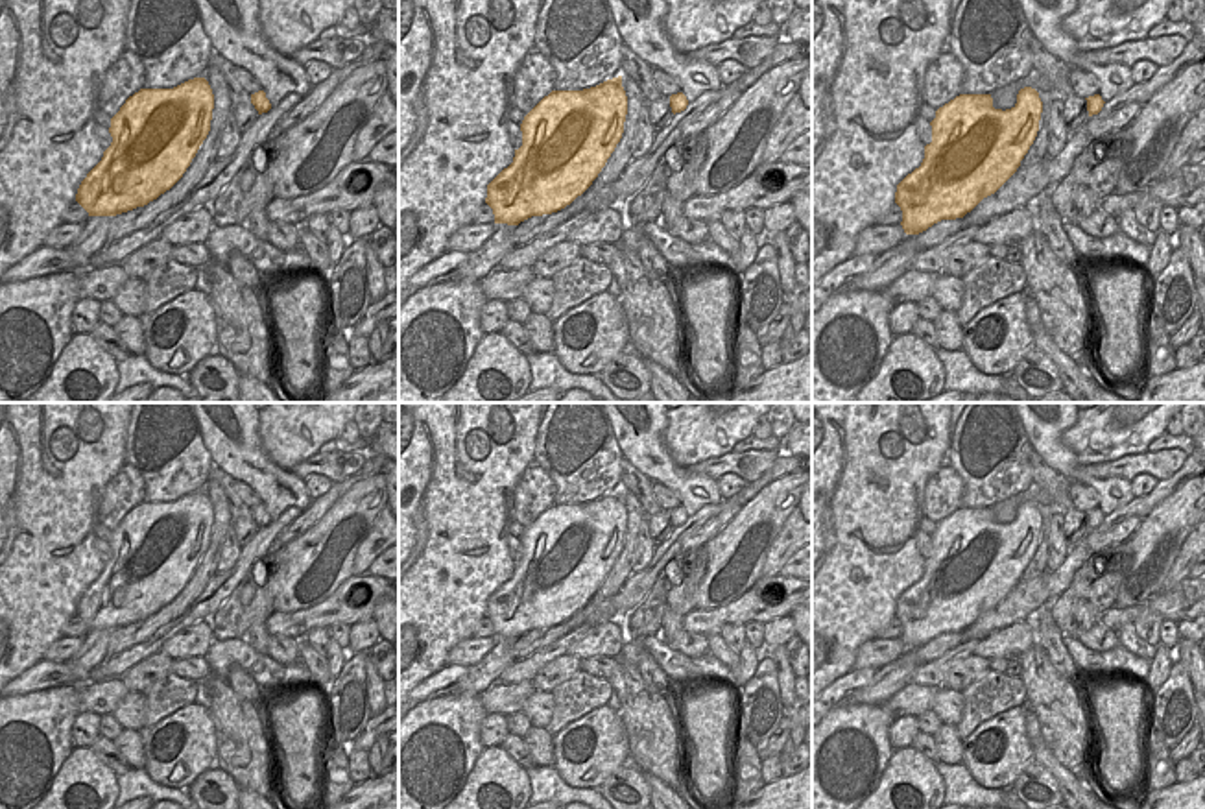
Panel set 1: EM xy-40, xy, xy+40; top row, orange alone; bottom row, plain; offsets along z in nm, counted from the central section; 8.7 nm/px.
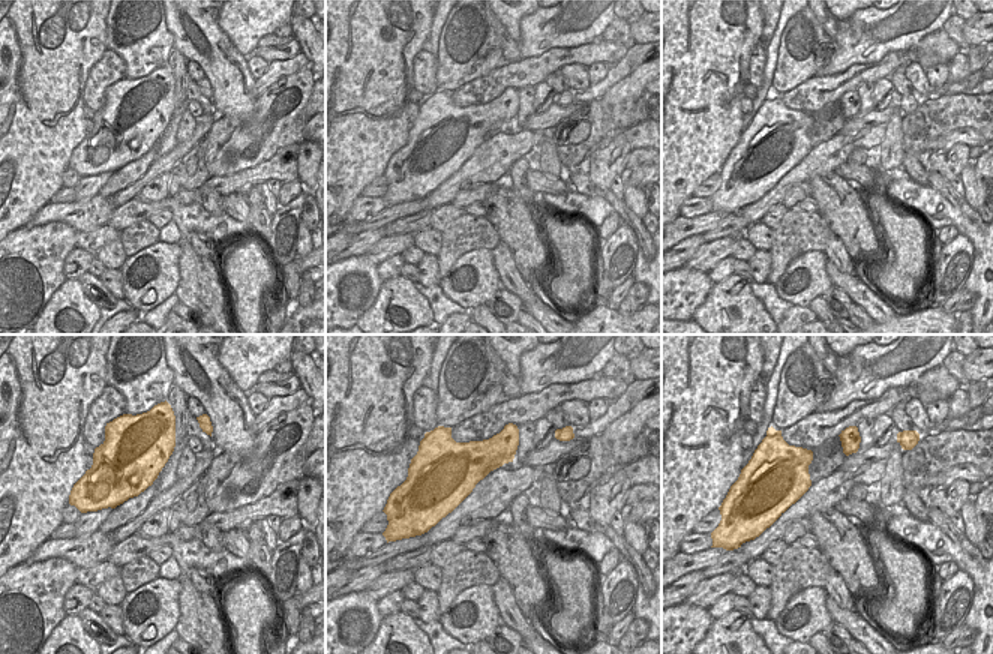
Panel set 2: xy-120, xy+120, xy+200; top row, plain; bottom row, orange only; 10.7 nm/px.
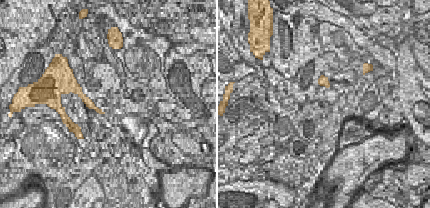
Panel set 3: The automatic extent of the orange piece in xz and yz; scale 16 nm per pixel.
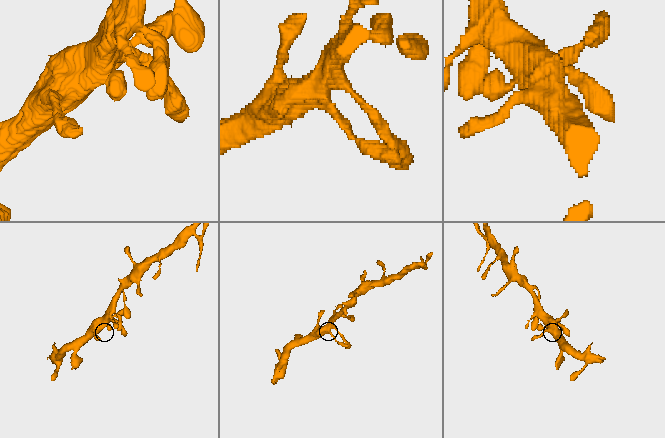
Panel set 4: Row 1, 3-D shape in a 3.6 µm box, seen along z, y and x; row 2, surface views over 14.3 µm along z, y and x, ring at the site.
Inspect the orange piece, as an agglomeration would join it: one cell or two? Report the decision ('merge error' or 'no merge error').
no merge error

